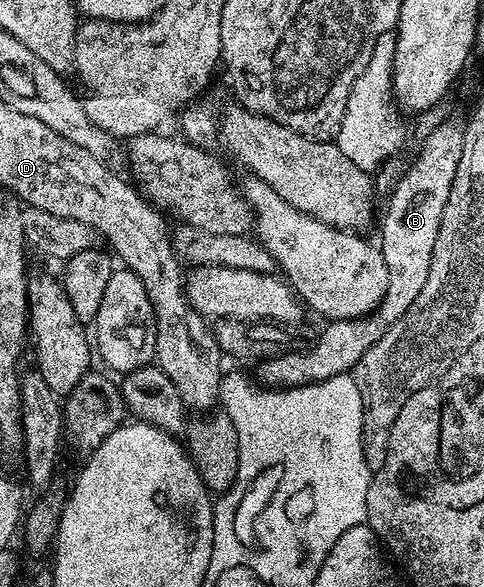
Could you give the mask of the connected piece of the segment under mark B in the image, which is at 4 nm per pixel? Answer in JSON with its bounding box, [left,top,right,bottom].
[255,123,464,389]

